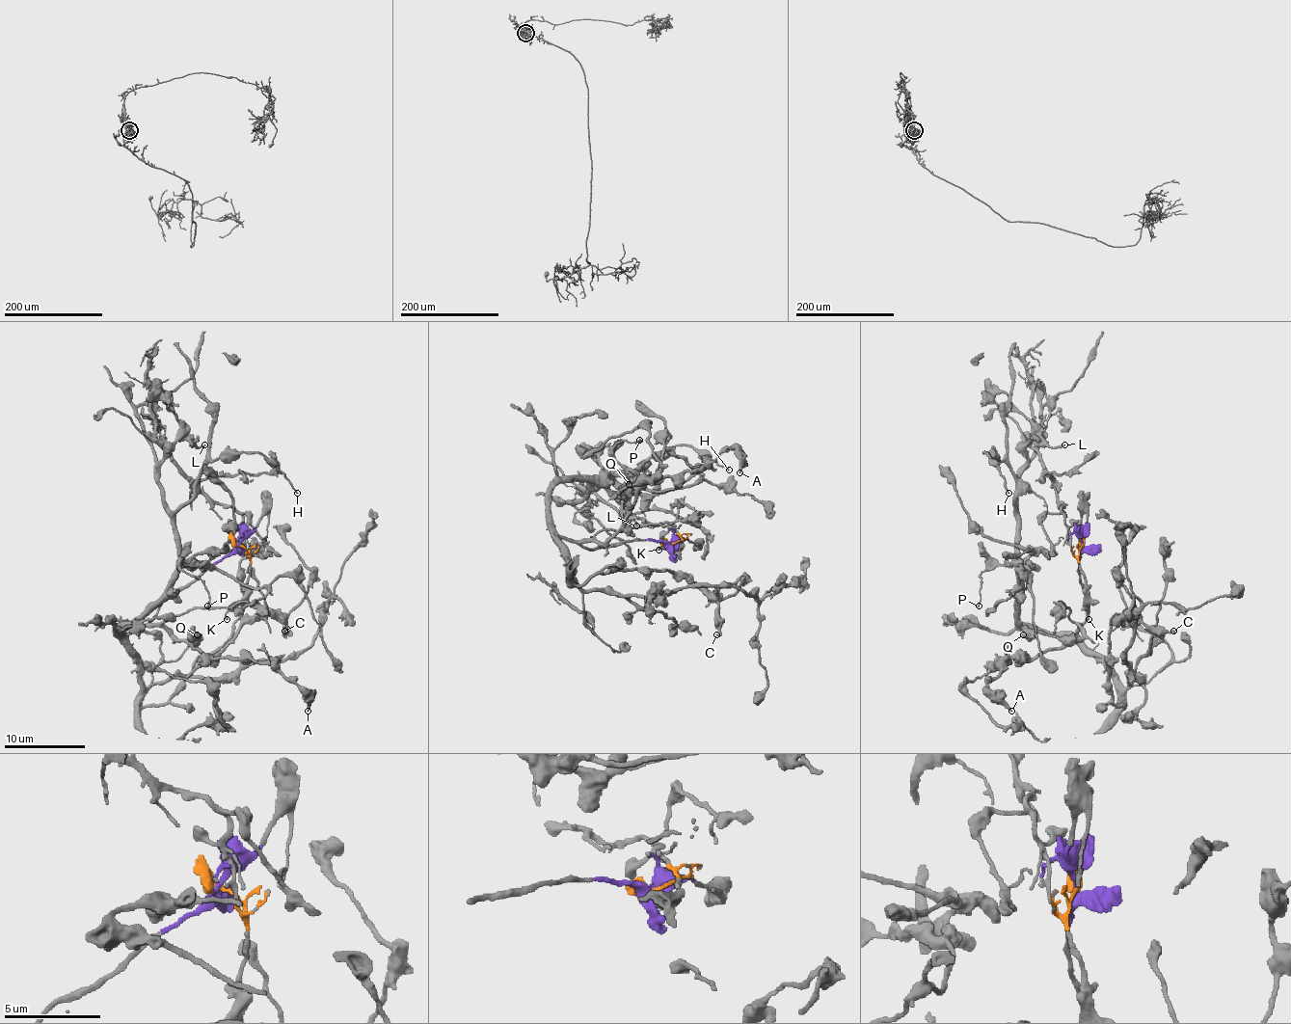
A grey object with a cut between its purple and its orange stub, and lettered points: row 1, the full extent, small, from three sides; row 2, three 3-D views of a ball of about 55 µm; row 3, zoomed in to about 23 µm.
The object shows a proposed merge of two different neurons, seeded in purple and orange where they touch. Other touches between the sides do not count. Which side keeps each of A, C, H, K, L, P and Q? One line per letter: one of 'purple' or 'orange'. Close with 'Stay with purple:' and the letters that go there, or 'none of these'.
A: purple
C: purple
H: purple
K: orange
L: purple
P: purple
Q: purple
Stay with purple: A, C, H, L, P, Q

